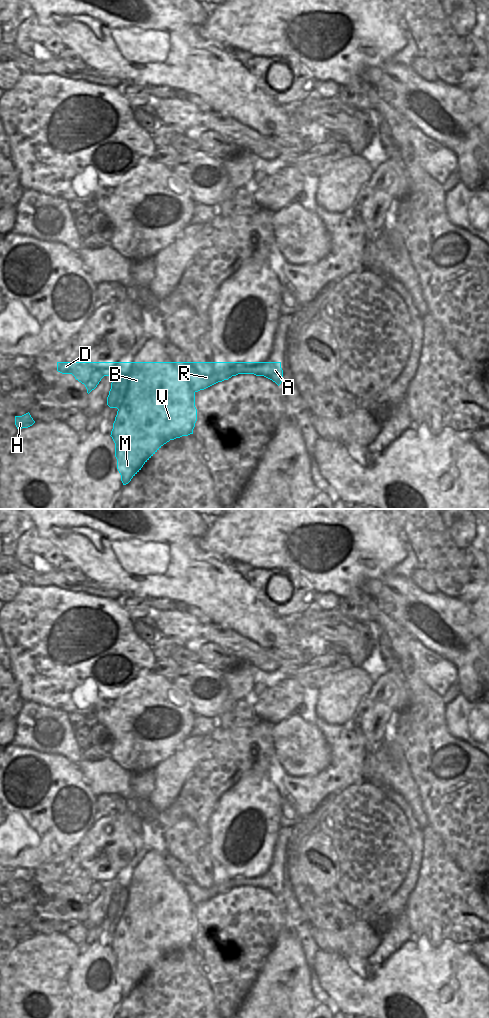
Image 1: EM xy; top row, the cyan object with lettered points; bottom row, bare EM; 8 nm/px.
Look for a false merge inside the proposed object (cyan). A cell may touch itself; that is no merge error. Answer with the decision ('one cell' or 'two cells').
two cells

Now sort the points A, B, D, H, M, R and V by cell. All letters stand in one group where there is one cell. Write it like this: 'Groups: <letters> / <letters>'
Groups: A R / B D H M V

